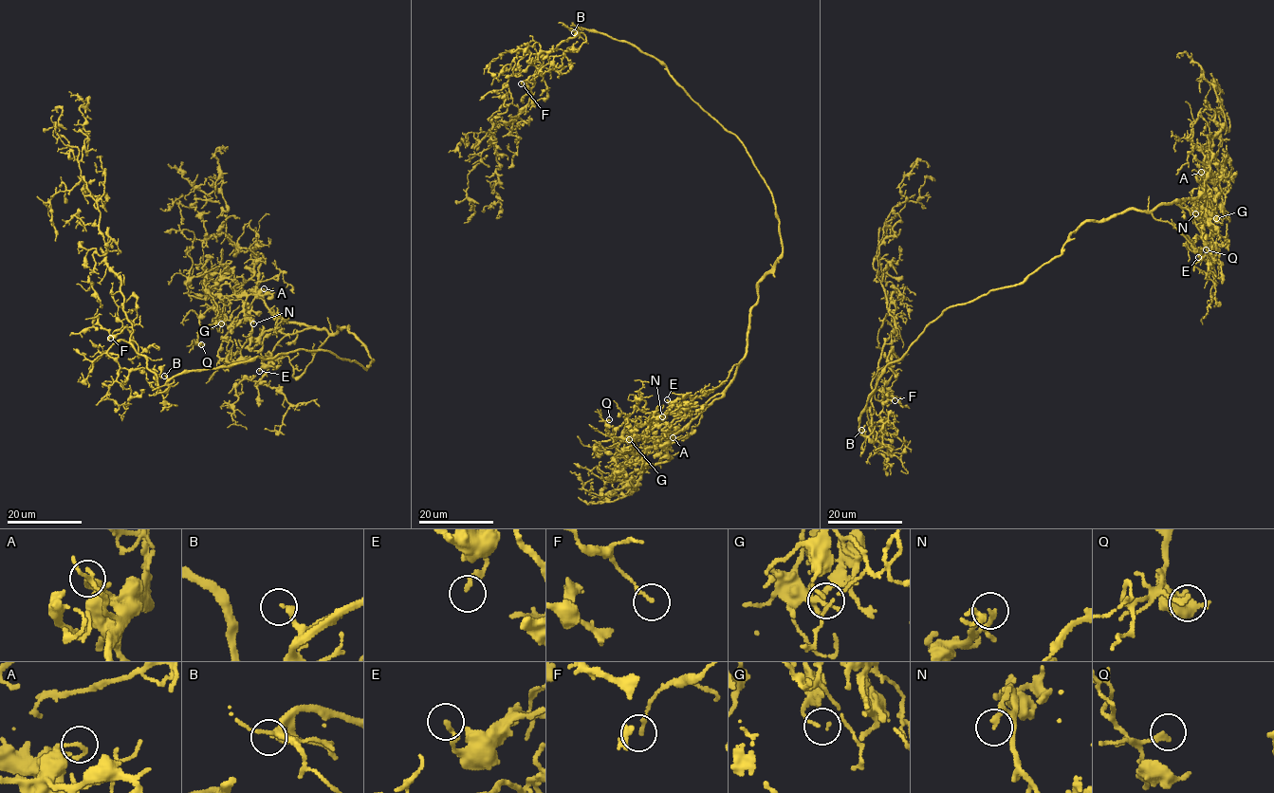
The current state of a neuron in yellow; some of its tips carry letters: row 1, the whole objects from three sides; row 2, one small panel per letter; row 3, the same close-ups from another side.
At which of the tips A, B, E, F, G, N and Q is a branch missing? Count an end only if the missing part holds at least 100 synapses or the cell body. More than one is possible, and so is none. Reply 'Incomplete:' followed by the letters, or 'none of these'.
Incomplete: none of these

